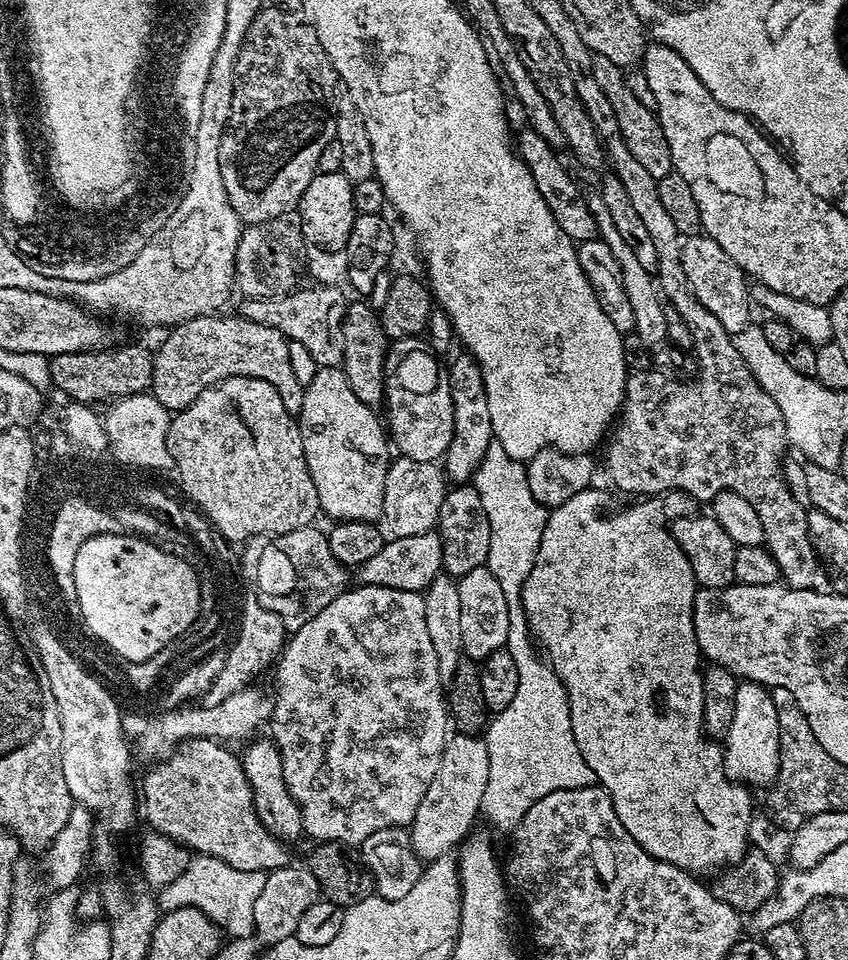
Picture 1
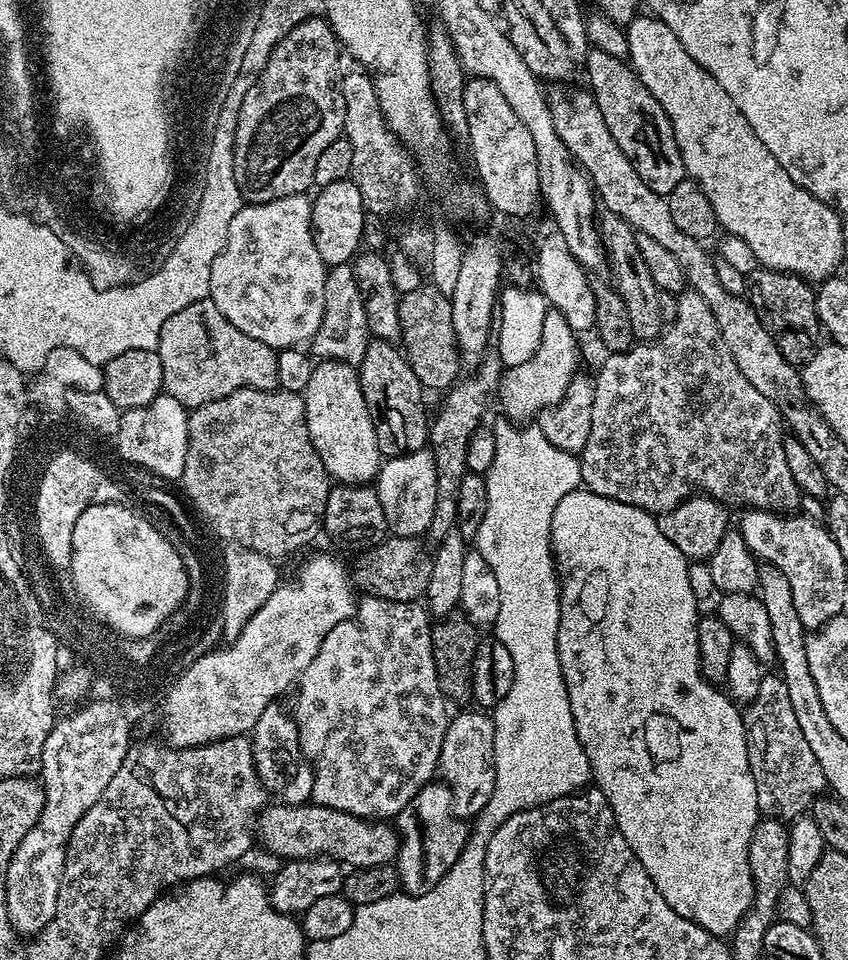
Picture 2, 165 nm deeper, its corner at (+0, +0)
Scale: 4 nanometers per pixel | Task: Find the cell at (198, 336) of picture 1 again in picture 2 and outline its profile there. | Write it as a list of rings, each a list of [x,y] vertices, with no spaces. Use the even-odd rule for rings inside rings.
[[[210,298],[190,302],[190,306],[166,318],[158,351],[162,358],[164,392],[178,398],[189,410],[240,388],[271,392],[278,385],[277,349],[258,342],[258,338],[250,338],[250,334],[242,334]]]

